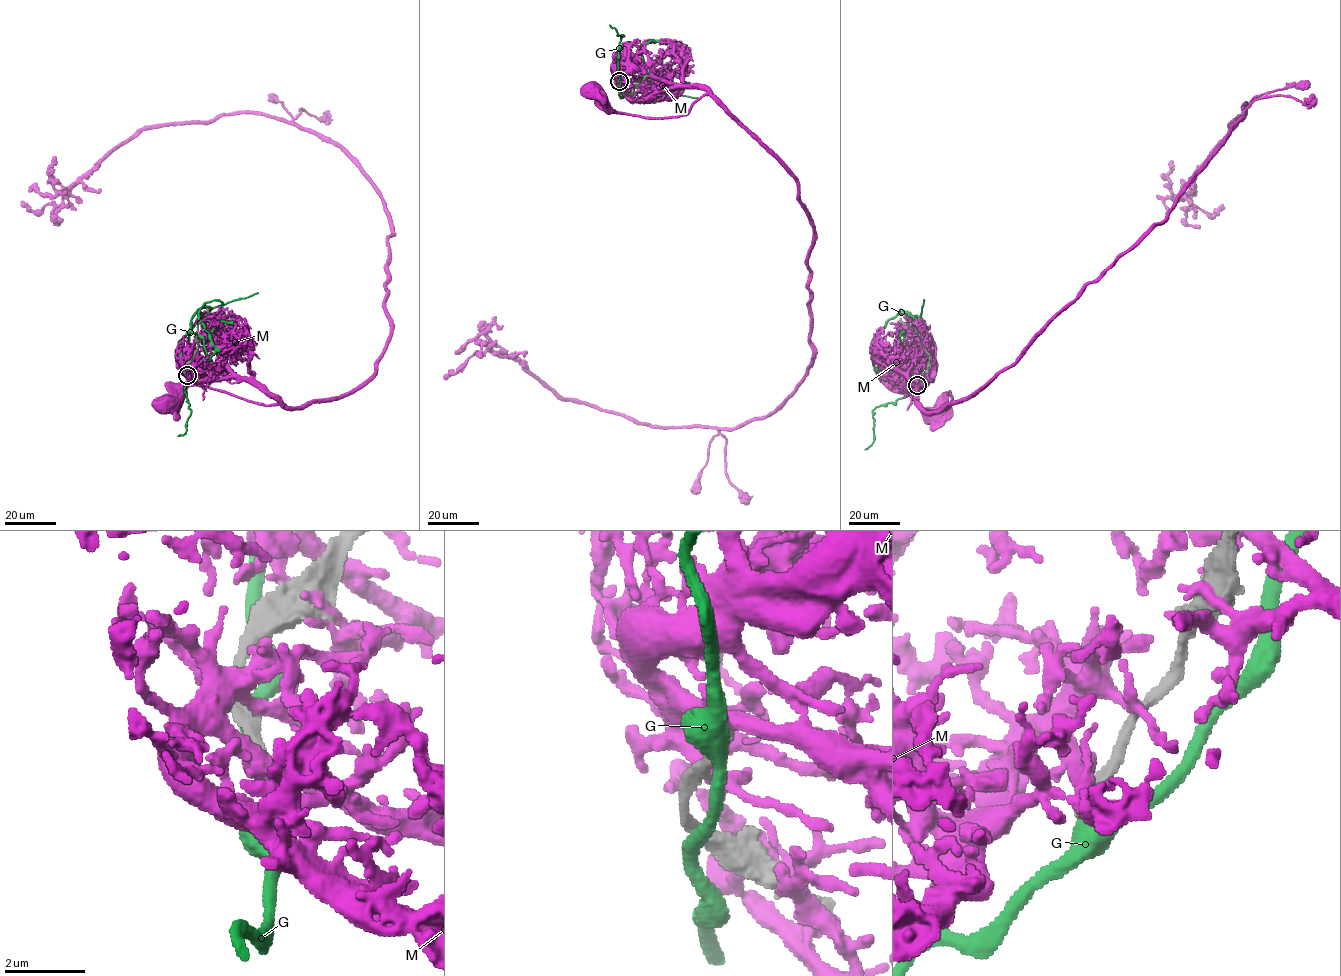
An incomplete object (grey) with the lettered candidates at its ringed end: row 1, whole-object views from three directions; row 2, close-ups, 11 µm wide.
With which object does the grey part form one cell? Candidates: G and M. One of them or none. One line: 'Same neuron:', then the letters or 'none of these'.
Same neuron: none of these

